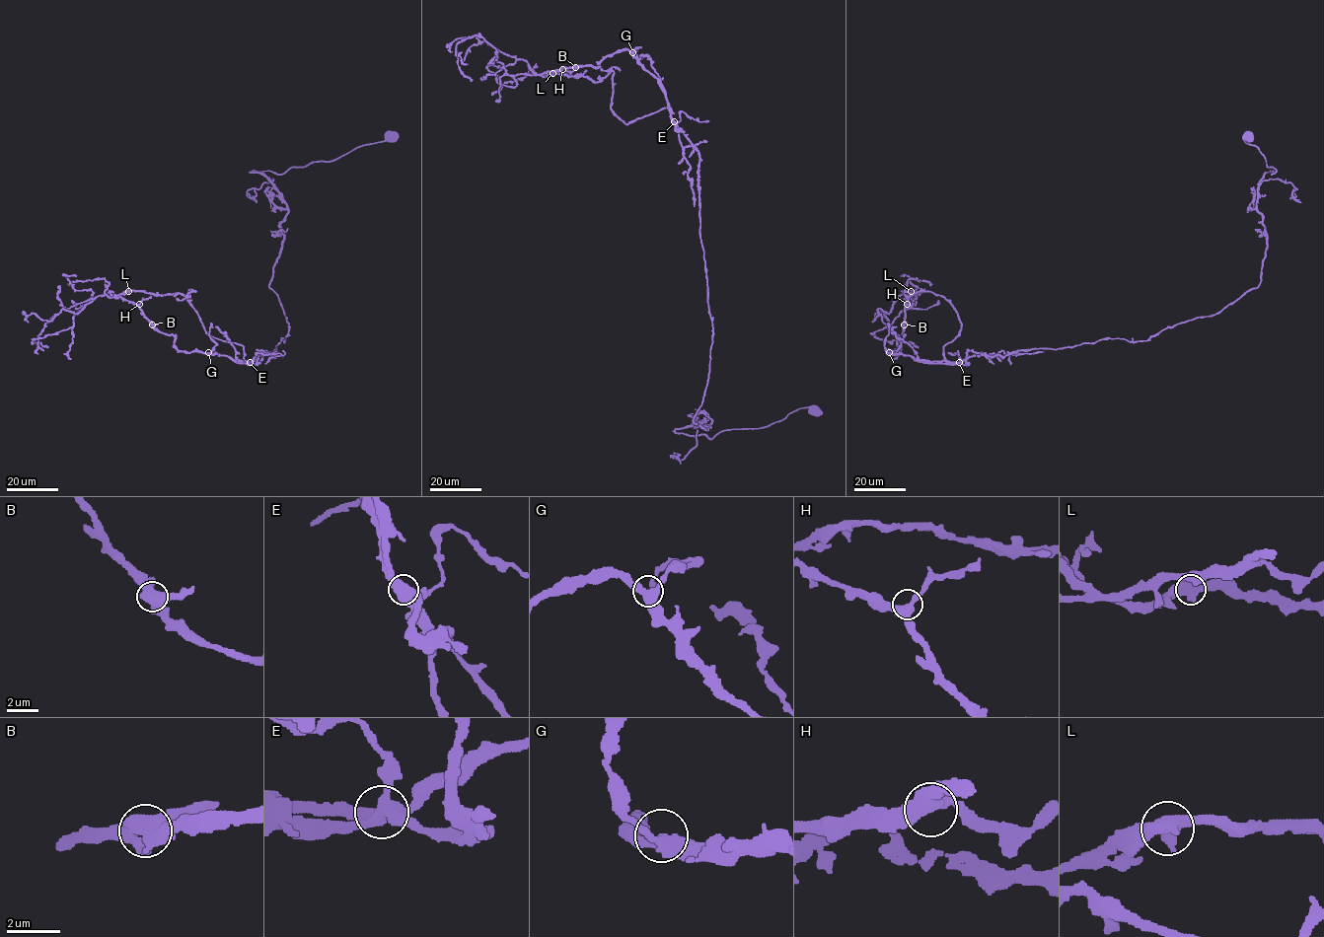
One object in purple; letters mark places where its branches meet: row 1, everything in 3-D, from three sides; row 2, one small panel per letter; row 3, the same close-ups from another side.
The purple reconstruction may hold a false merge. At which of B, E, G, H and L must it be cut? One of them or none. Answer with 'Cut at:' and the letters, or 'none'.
Cut at: E

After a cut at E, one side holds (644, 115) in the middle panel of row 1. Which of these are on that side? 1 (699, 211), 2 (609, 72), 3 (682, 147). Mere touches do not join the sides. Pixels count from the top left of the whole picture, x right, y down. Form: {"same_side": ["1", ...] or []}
{"same_side": ["2", "3"]}

